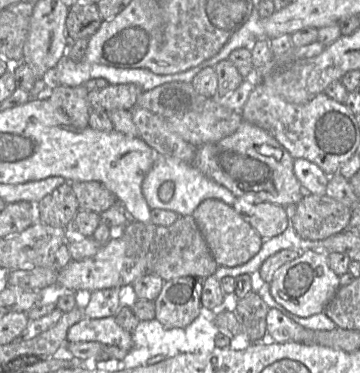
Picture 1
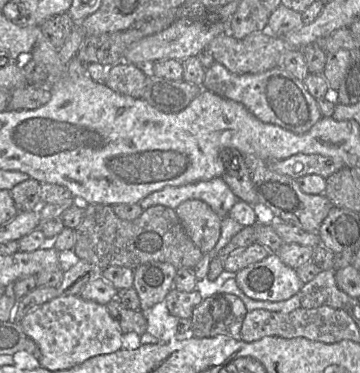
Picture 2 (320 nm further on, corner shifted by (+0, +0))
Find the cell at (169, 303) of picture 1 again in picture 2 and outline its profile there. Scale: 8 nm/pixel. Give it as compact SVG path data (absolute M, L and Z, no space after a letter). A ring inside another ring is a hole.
M149 262L134 269L133 288L140 298L140 310L147 310L164 301L174 288L177 269L168 262Z

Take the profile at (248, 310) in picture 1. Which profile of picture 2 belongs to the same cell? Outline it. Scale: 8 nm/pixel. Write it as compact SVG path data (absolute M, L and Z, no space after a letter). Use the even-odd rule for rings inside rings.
M219 292L204 298L190 317L194 337L225 334L239 339L248 310L234 294Z

